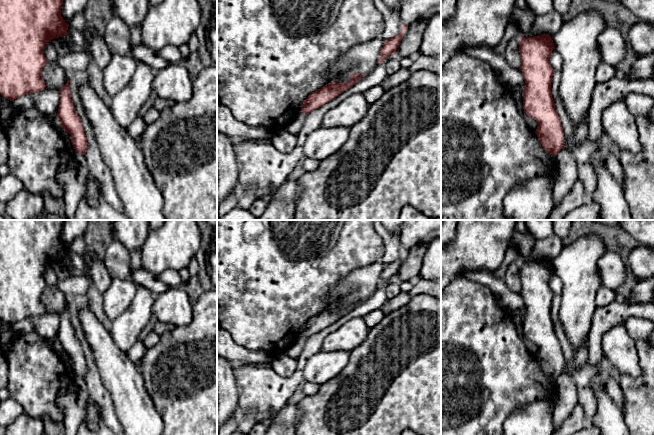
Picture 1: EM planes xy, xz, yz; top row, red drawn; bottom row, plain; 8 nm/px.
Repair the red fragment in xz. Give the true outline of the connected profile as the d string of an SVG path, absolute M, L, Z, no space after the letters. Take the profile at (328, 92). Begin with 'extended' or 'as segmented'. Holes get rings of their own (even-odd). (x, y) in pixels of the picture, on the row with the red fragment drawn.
as segmented; M354 73L351 77L351 80L347 83L337 83L331 82L328 85L323 86L321 89L311 93L303 102L301 113L309 114L310 112L318 109L329 101L333 100L341 93L349 89L359 80L361 77L364 77L366 74L357 74Z

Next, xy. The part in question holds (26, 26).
as segmented; M0 0L0 94L10 101L45 90L42 71L47 63L44 48L52 39L63 37L69 24L61 16L63 0Z

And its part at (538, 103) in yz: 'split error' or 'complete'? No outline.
complete

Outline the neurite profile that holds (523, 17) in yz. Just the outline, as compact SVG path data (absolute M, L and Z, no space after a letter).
M519 2L513 7L510 23L514 22L520 29L520 38L524 37L531 29L535 19L534 13L523 3Z

